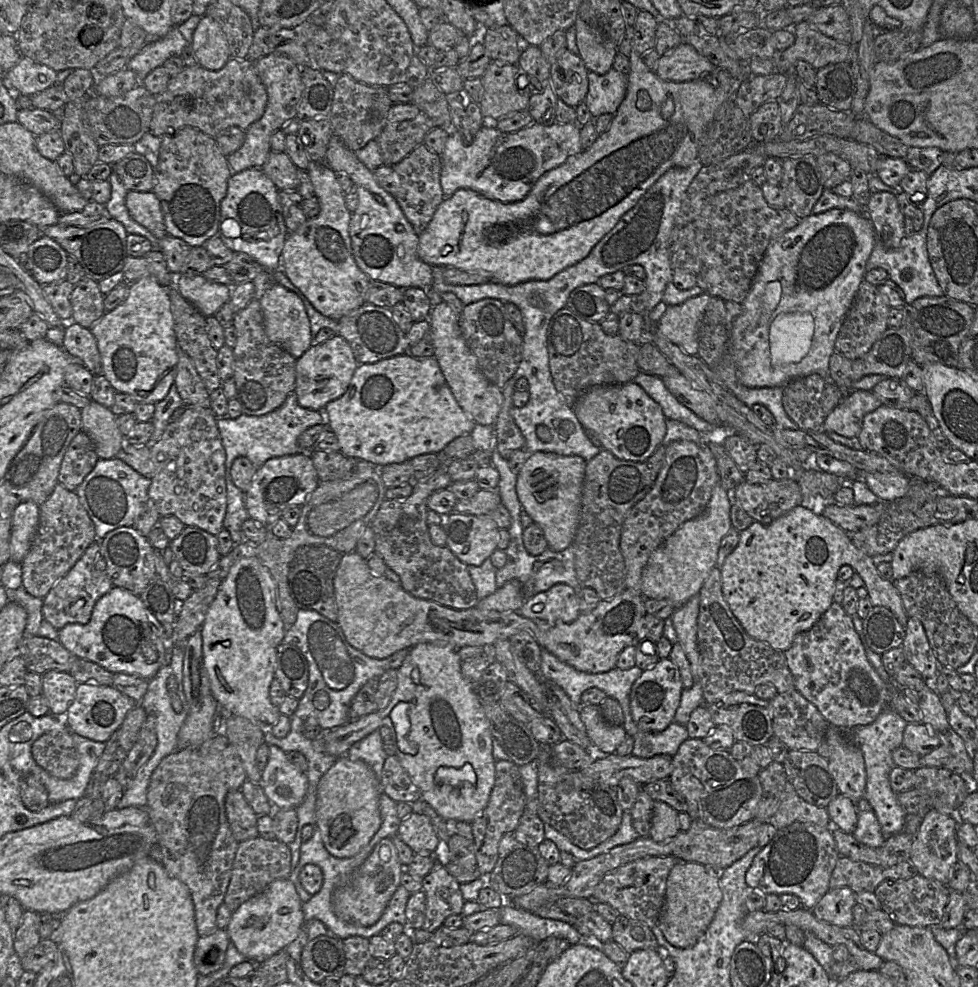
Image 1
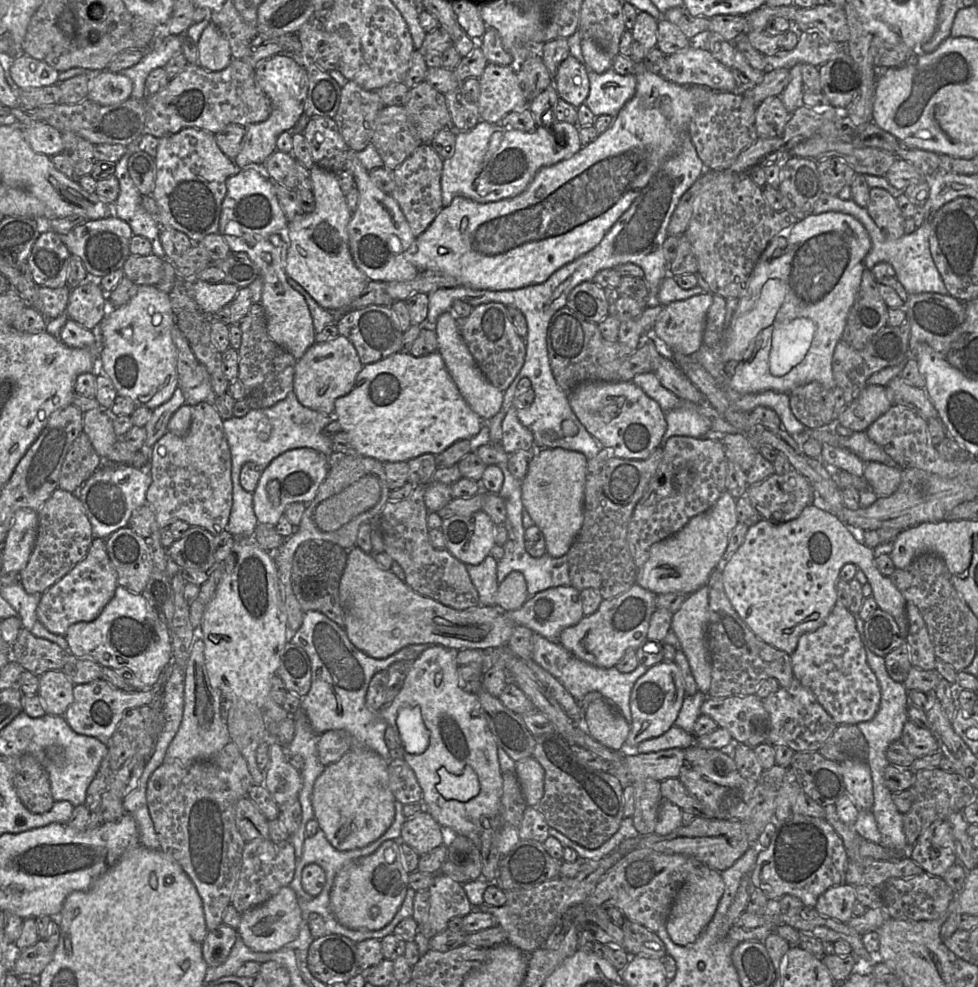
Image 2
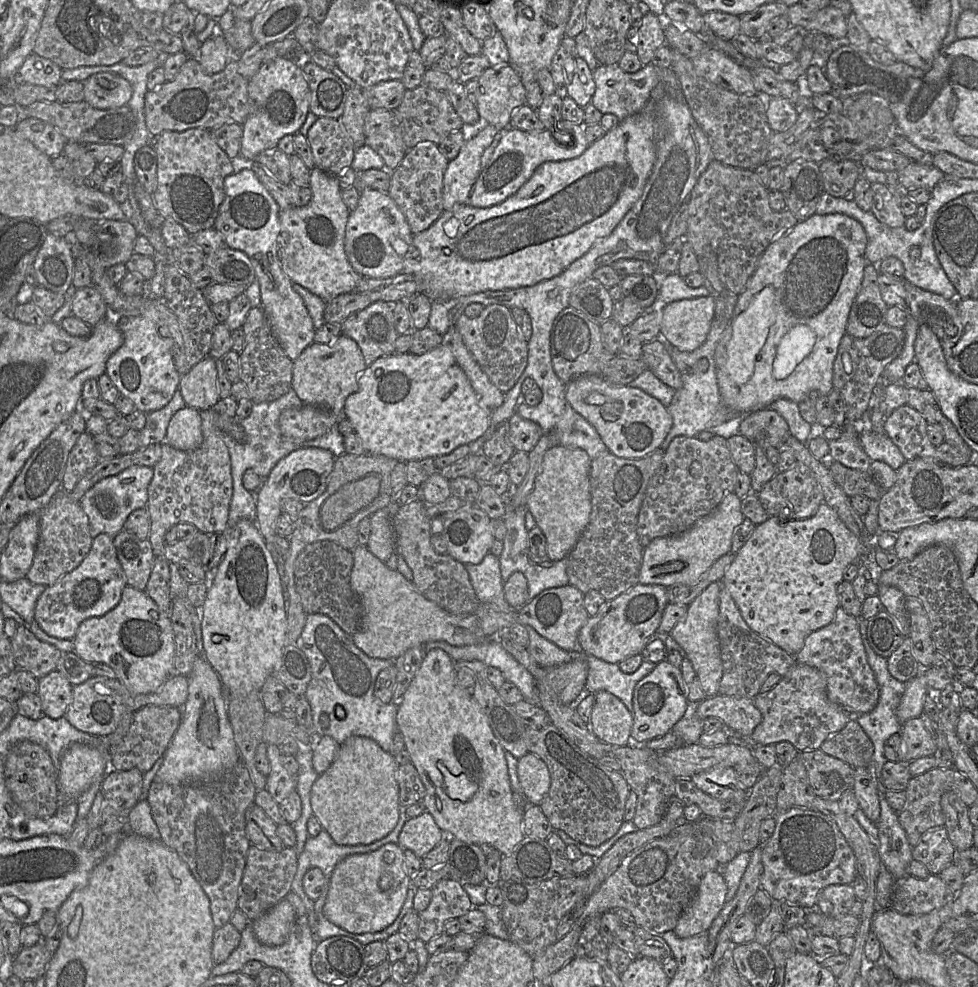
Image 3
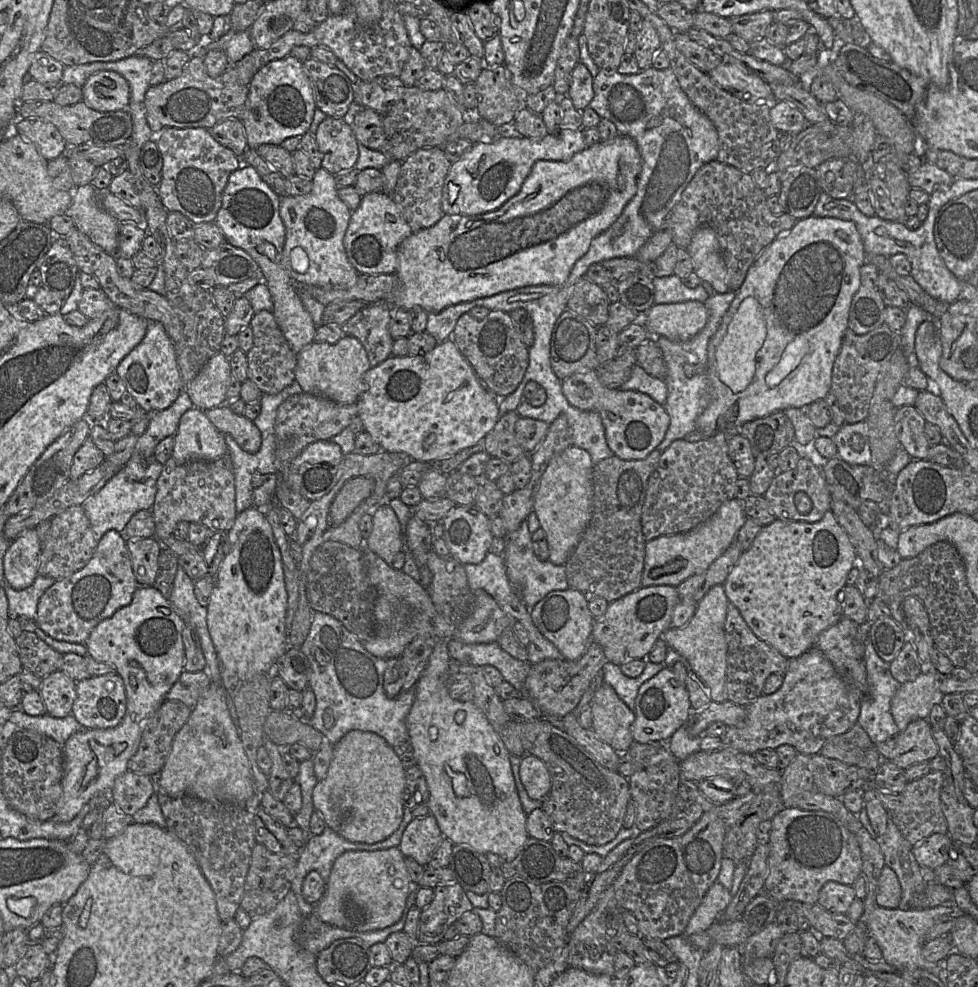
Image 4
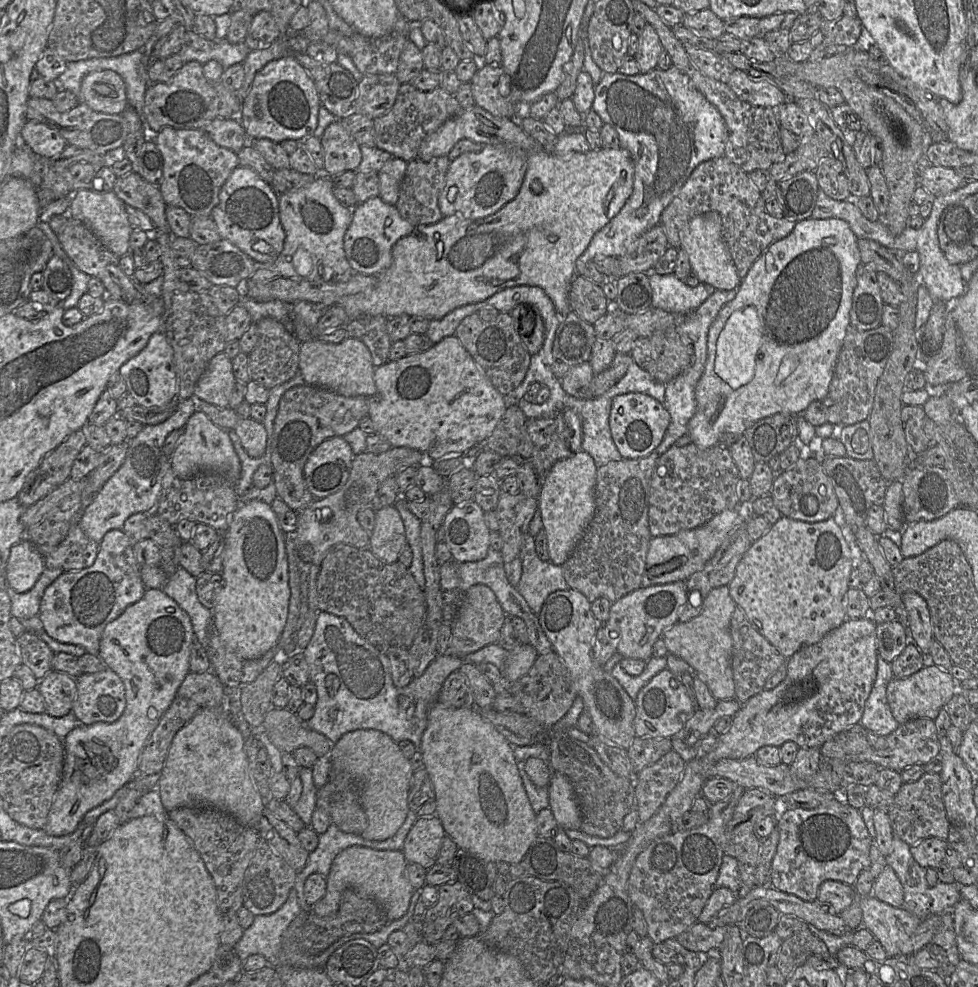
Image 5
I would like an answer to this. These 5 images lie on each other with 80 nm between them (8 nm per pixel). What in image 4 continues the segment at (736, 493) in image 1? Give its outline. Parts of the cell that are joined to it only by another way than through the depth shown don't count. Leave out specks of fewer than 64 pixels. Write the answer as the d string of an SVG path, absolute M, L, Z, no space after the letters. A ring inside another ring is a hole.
M811 450L805 451L794 469L776 473L763 495L776 519L814 523L820 521L824 514L831 510L831 493L822 470L828 460L816 457Z

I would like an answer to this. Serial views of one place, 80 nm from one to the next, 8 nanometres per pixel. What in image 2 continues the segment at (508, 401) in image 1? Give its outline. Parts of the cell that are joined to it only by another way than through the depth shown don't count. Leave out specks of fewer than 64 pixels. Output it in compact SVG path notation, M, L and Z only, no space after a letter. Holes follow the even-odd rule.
M513 405L502 421L501 445L507 454L518 450L532 452L534 437L532 432L524 427L517 417L517 408Z

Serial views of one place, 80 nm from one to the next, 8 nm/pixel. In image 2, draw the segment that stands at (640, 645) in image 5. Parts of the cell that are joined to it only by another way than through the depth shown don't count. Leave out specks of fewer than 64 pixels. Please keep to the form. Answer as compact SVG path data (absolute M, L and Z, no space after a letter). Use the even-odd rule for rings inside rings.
M638 584L610 599L603 599L597 611L564 629L558 643L580 660L600 668L611 668L628 650L636 650L647 638L649 622L656 610L656 594Z

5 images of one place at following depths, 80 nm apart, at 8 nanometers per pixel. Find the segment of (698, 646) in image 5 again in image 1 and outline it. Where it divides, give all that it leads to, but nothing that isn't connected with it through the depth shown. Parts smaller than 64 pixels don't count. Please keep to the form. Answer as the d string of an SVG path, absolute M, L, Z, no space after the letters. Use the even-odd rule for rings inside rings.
M694 595L684 605L674 610L670 616L685 655L691 665L694 682L700 681L701 664L697 645L697 618L699 614L699 596Z

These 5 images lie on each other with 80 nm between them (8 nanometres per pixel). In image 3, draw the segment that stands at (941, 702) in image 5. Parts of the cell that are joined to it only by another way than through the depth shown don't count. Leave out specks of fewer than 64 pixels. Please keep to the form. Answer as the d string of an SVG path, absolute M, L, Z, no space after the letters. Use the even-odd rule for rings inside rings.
M921 672L905 683L905 690L896 709L901 724L910 718L920 717L924 712L925 695L929 689Z

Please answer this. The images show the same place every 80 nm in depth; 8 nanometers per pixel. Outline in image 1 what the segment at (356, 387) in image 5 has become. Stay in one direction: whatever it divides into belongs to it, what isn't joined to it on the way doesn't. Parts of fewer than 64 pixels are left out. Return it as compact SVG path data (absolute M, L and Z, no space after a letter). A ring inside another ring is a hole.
M340 335L312 345L297 359L295 365L295 392L299 405L315 411L324 411L329 402L345 394L358 365L349 343Z

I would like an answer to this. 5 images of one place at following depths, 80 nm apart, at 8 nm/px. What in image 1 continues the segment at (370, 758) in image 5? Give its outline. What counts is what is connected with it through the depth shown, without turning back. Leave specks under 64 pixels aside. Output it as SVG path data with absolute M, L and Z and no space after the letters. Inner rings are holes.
M346 754L321 777L317 786L316 827L326 850L336 858L349 858L365 847L381 826L379 799L380 779L361 760L351 760Z

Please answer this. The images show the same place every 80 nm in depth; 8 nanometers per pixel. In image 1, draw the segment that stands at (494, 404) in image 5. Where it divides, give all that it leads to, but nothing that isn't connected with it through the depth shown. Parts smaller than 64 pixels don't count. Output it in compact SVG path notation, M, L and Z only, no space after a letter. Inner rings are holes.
M397 355L371 364L359 364L350 385L340 398L324 408L330 429L336 434L340 452L376 466L403 463L423 455L441 452L455 438L471 434L476 423L456 401L437 359Z

